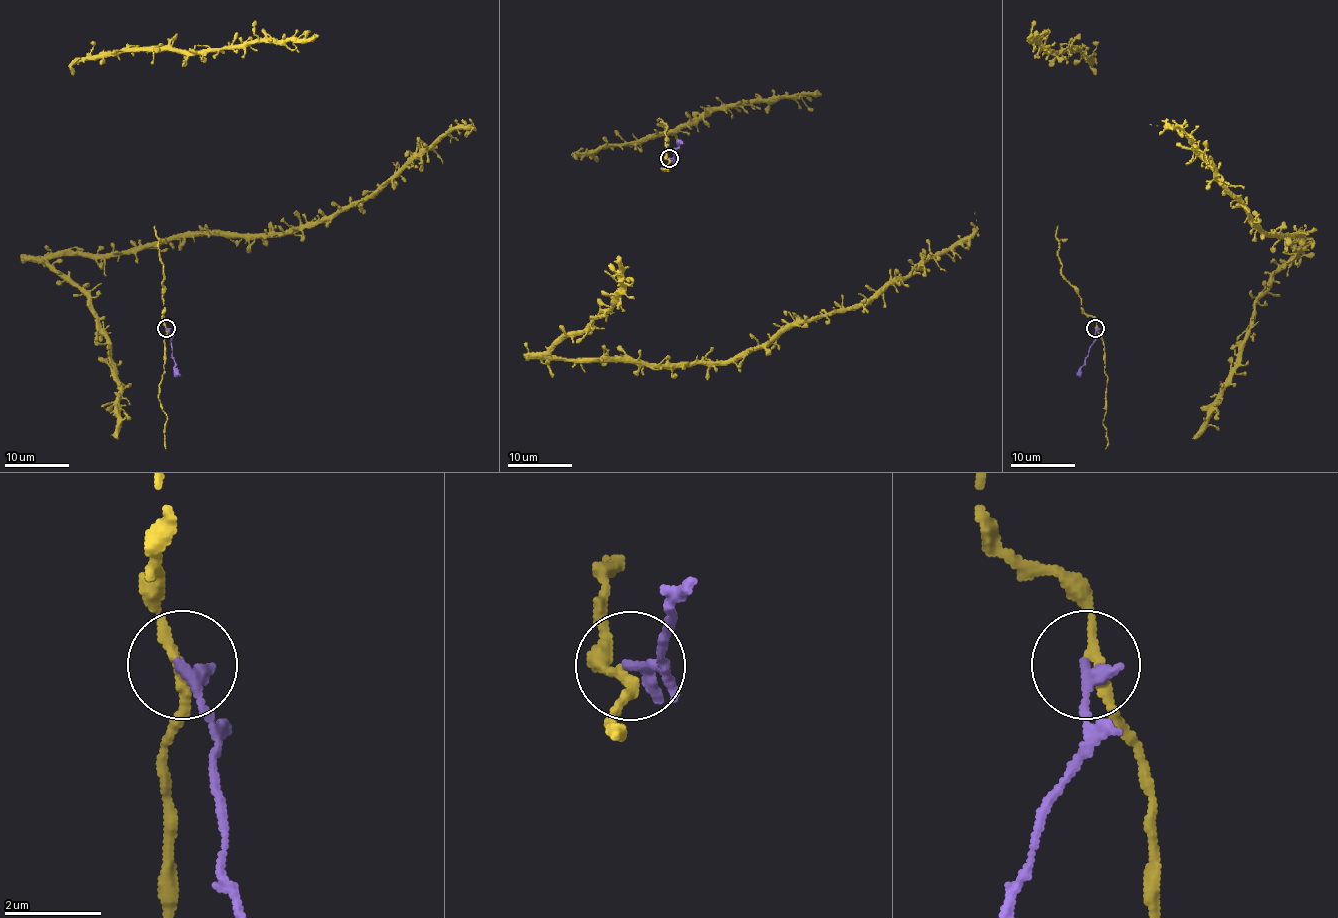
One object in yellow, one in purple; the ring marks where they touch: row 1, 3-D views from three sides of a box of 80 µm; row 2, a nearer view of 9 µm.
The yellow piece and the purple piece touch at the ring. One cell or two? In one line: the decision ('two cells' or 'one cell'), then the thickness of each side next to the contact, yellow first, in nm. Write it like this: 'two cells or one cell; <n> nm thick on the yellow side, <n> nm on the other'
two cells; 200 nm thick on the yellow side, 280 nm on the other

